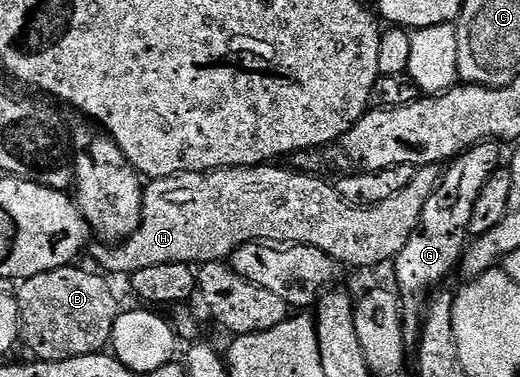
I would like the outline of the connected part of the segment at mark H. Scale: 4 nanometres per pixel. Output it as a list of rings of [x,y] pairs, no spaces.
[[[261,165],[258,167],[221,167],[218,171],[183,171],[181,175],[171,175],[165,179],[153,179],[144,187],[144,208],[140,213],[140,224],[136,231],[126,240],[115,245],[96,245],[92,255],[96,258],[95,266],[103,269],[105,272],[113,271],[116,275],[124,275],[130,277],[138,269],[147,269],[150,265],[170,265],[171,263],[187,263],[189,265],[203,265],[205,263],[214,263],[224,261],[231,256],[233,251],[242,246],[244,243],[271,243],[273,245],[299,245],[301,247],[317,247],[319,251],[325,251],[331,259],[335,259],[337,264],[348,267],[376,267],[379,263],[391,264],[395,260],[398,253],[402,253],[402,249],[406,249],[406,241],[410,241],[410,237],[414,233],[414,229],[418,225],[418,221],[422,217],[422,209],[424,203],[430,197],[430,193],[434,193],[434,189],[440,183],[442,174],[439,166],[418,167],[413,170],[410,177],[410,185],[406,185],[406,189],[398,189],[398,193],[394,193],[394,197],[386,197],[386,201],[382,201],[378,205],[370,205],[369,207],[355,207],[350,205],[336,192],[335,186],[331,182],[327,183],[321,176],[316,173],[305,173],[295,169],[289,169],[284,165]]]

